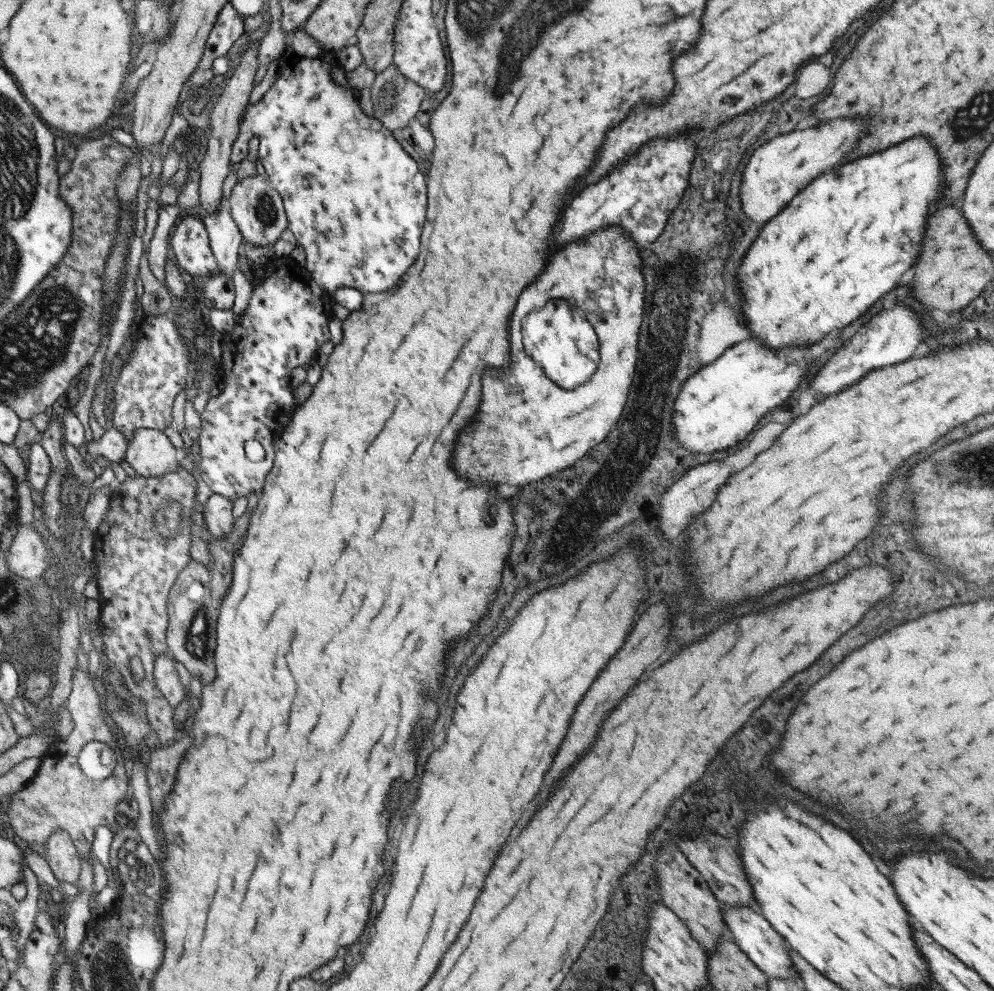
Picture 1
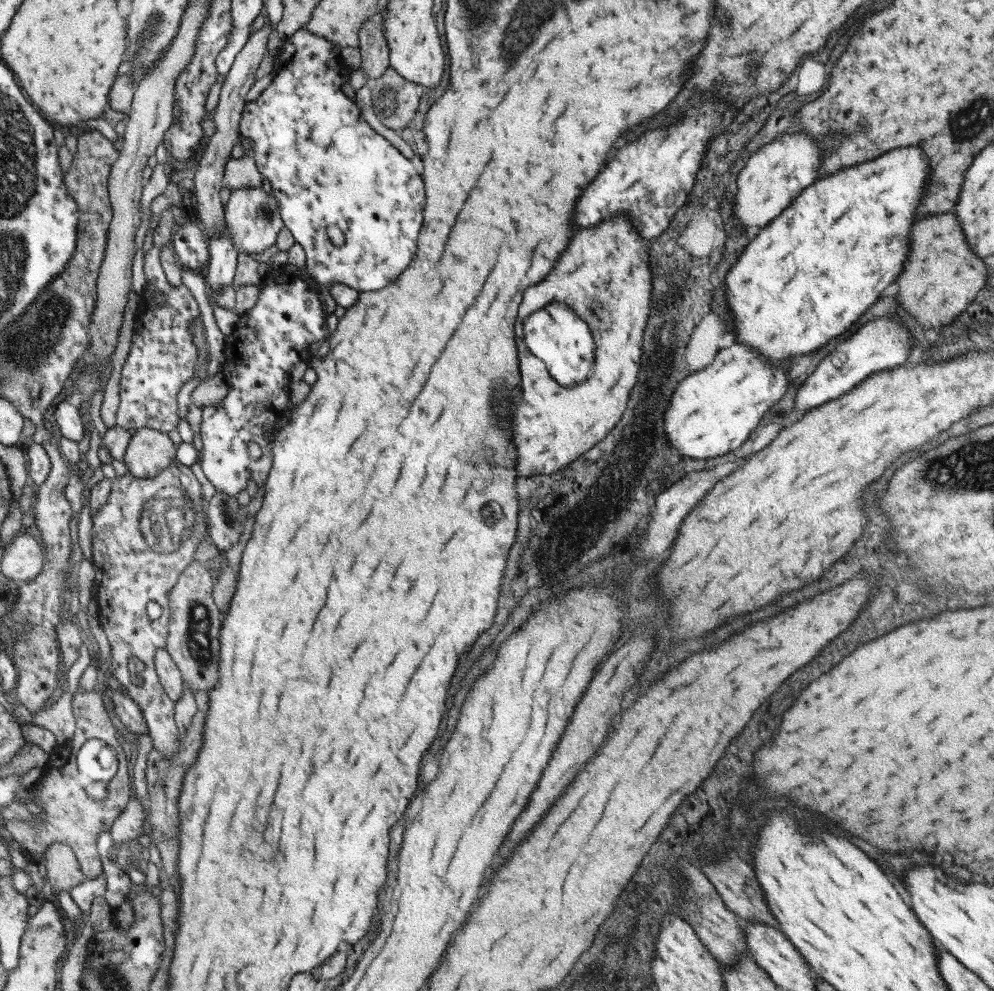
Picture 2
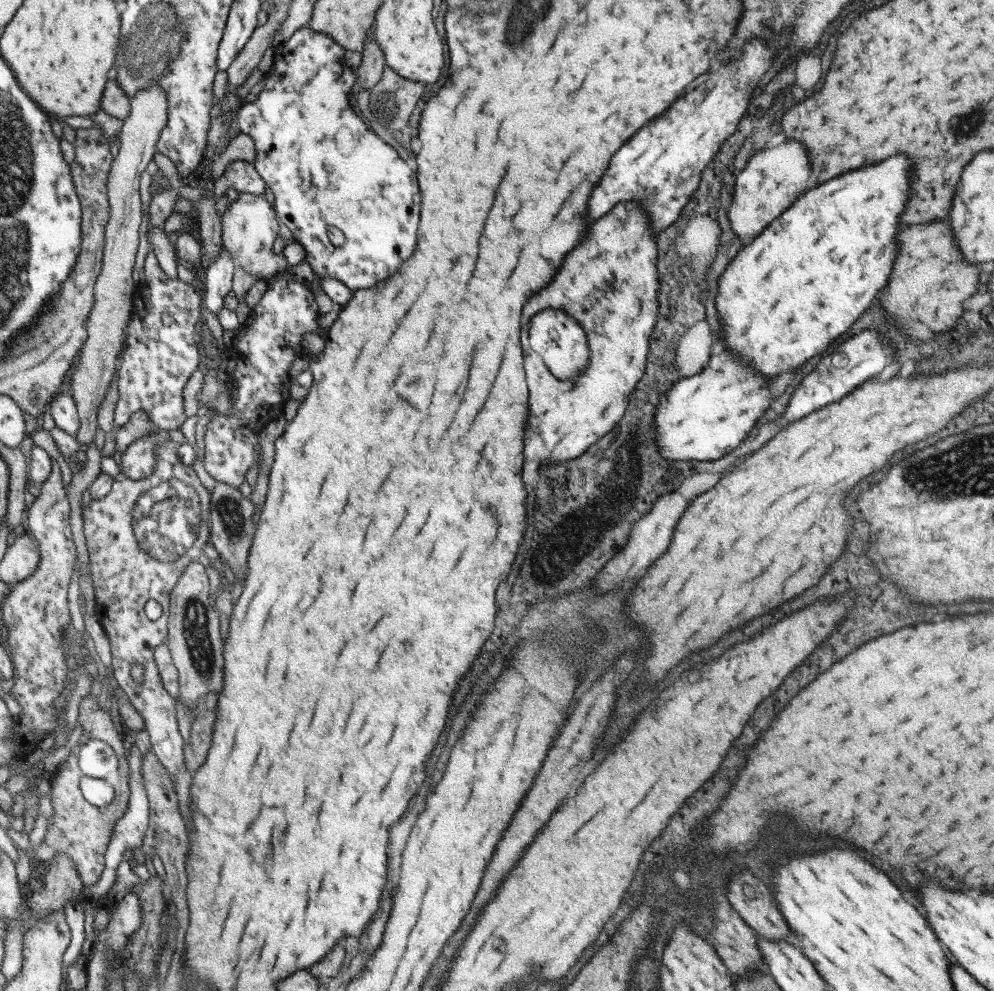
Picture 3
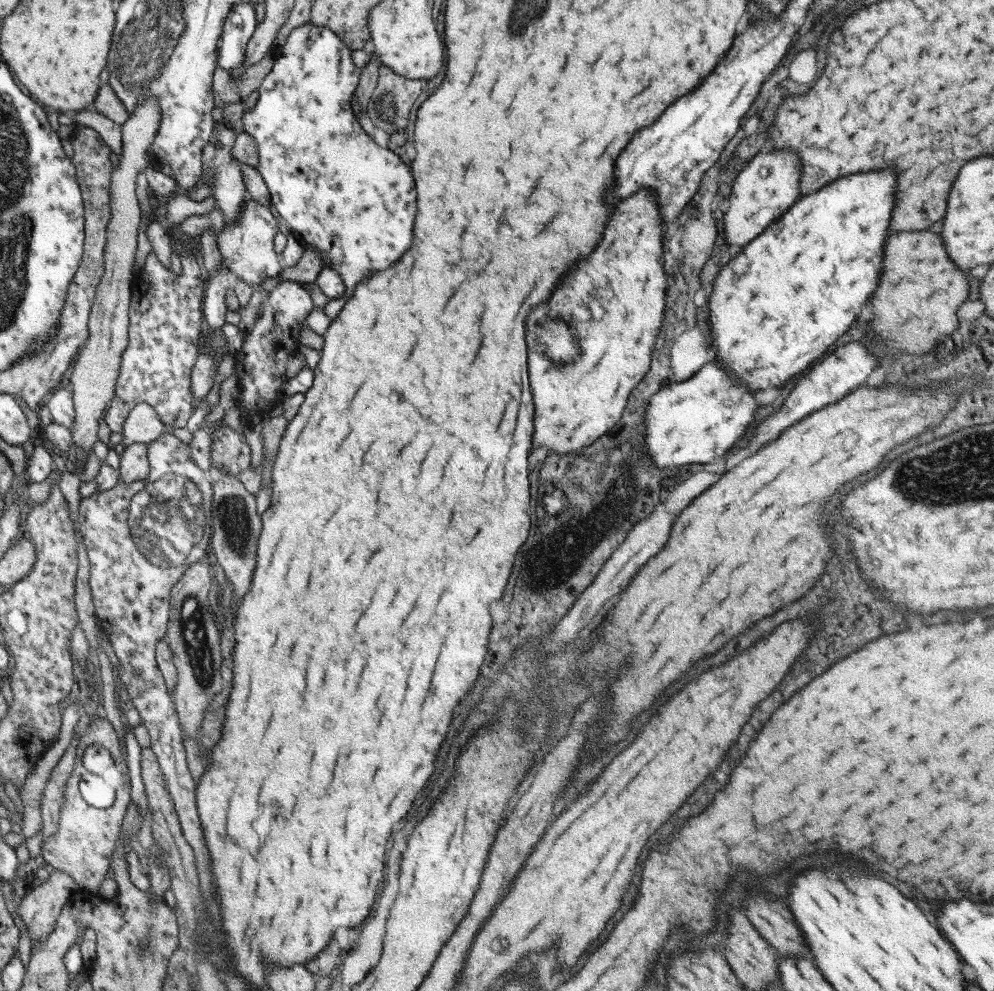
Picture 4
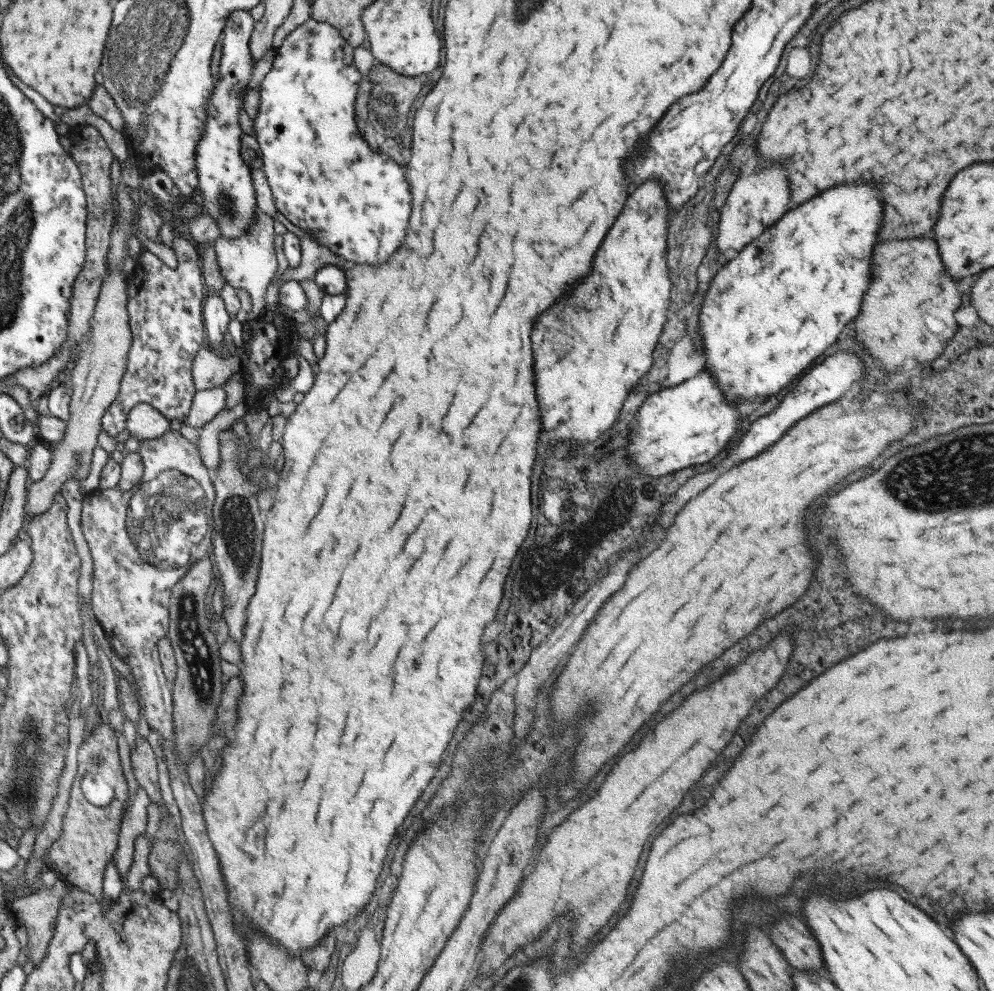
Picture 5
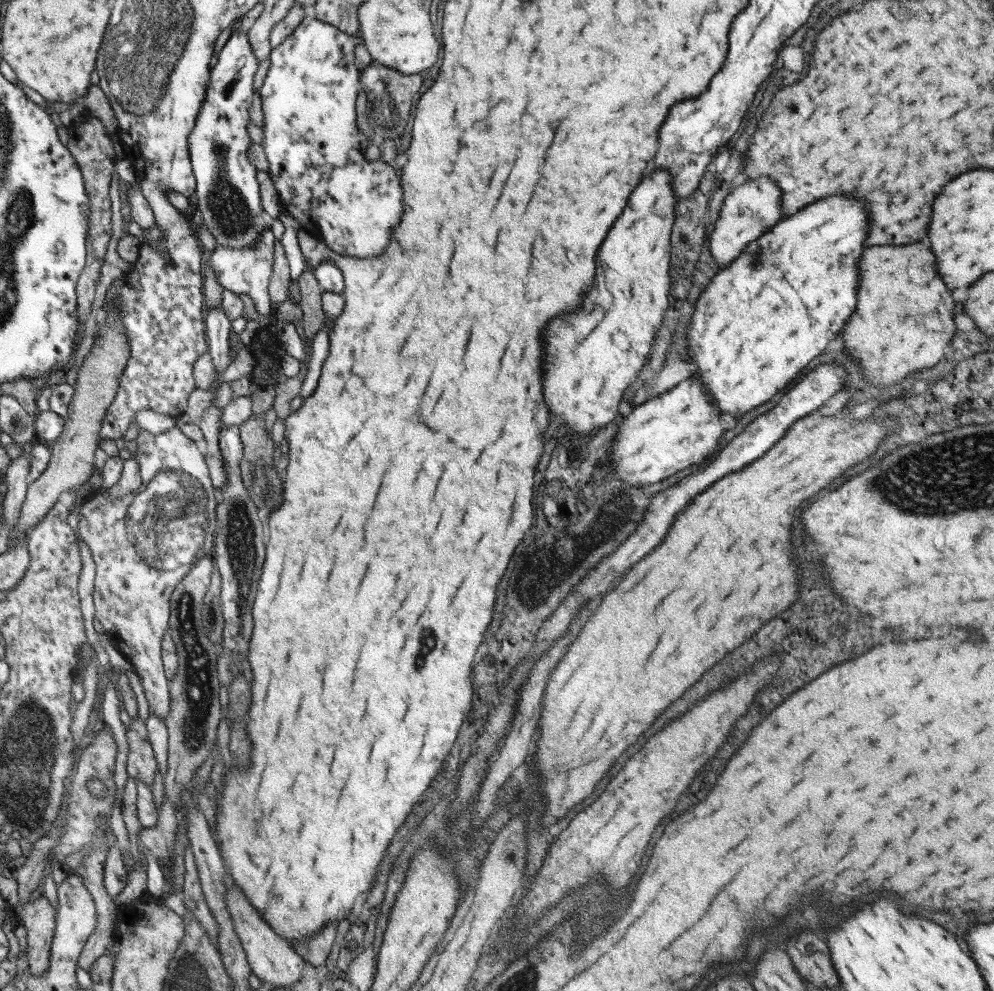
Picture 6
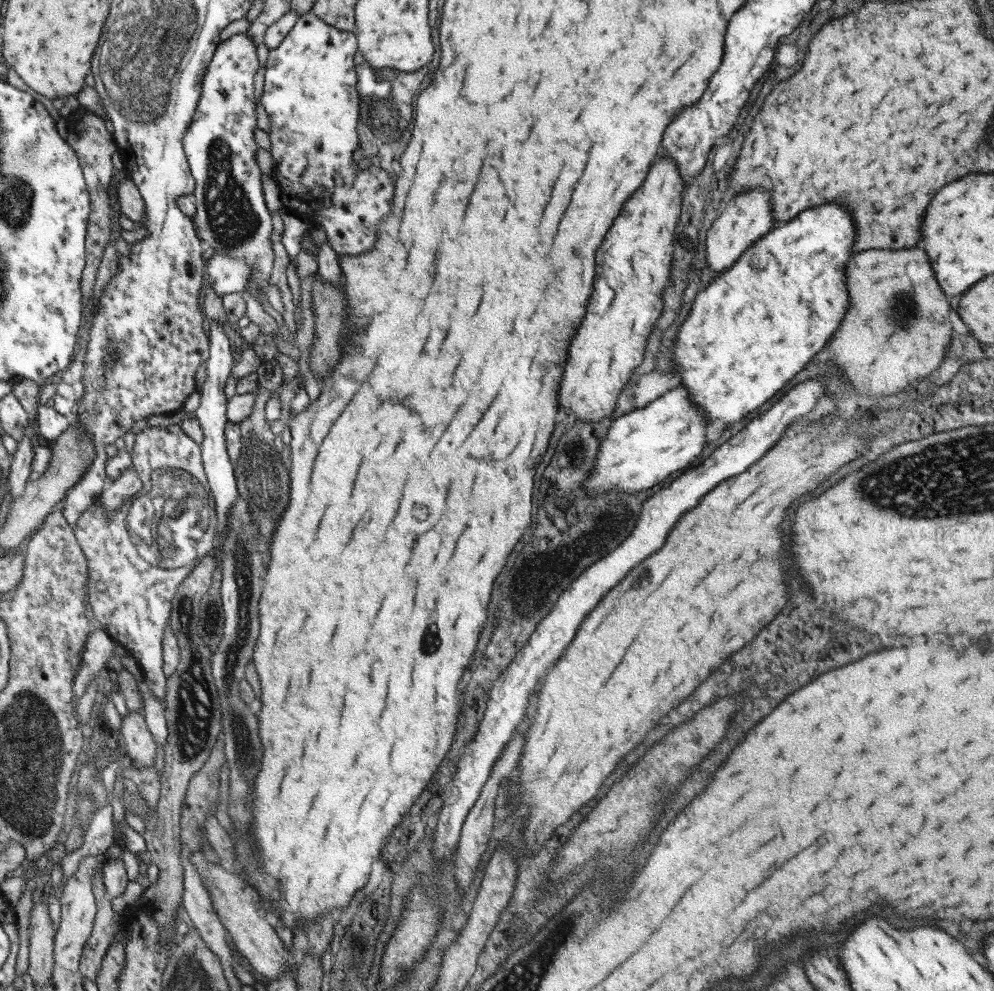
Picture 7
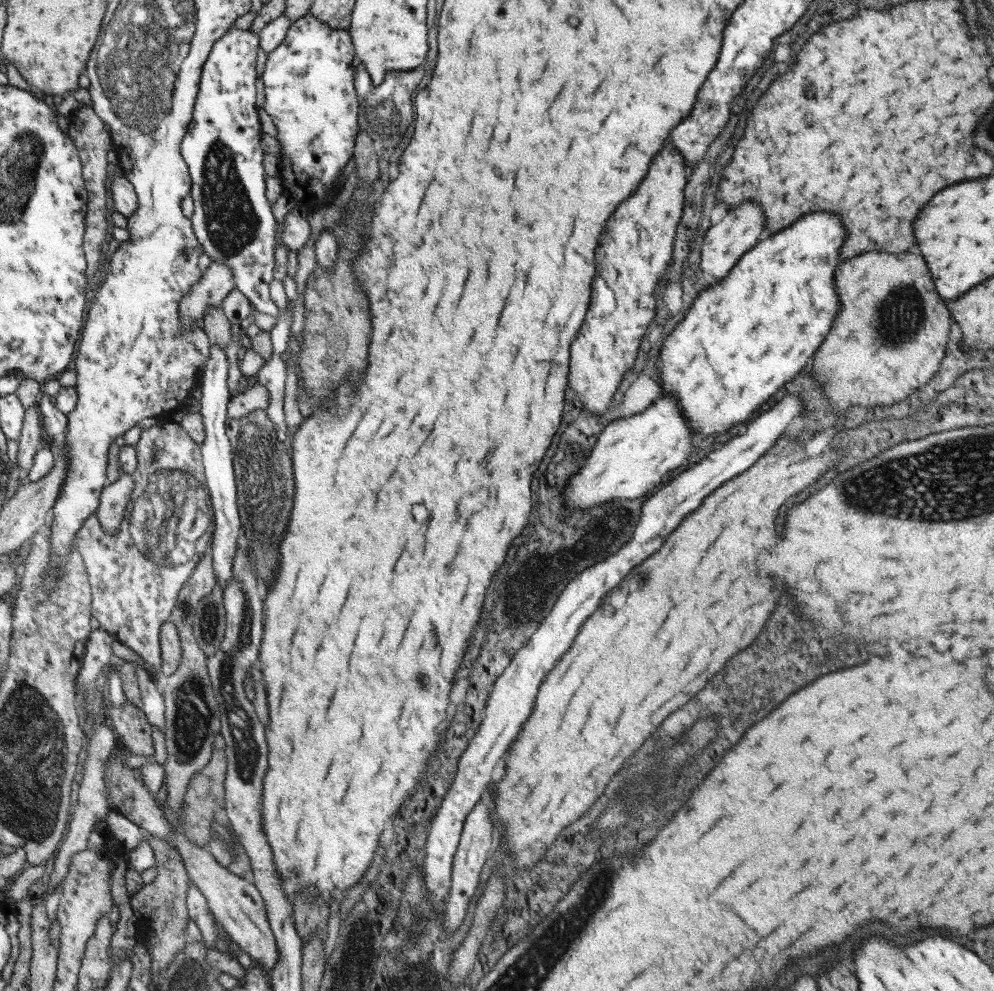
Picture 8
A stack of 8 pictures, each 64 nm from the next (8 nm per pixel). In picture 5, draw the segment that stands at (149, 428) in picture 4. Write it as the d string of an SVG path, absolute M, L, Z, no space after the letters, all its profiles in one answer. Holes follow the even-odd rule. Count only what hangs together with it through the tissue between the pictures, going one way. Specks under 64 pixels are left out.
M138 404L134 407L125 423L125 430L130 433L130 437L136 438L140 442L153 440L163 436L170 431L175 424L164 418L158 410L150 404Z

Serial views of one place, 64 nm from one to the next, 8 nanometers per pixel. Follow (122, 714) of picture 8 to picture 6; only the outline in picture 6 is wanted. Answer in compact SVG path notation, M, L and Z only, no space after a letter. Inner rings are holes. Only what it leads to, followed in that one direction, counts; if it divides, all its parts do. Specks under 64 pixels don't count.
M138 716L131 718L130 726L126 728L126 737L129 744L127 774L133 779L138 778L140 782L152 786L158 764L148 739L147 727L141 718Z

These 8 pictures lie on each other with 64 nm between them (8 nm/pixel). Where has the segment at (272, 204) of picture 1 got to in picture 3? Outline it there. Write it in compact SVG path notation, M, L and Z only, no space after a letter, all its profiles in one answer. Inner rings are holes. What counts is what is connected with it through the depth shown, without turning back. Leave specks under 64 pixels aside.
M239 193L229 204L223 214L222 244L234 257L236 266L240 265L252 273L254 278L268 280L270 276L278 275L288 269L287 260L283 253L272 252L273 242L280 232L280 219L264 195Z

